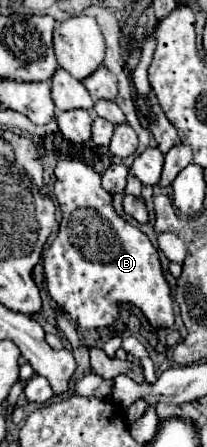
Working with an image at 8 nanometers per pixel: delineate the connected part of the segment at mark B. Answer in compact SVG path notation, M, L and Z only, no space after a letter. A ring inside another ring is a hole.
M78 159L60 160L55 167L53 193L63 213L59 233L49 245L47 255L43 259L43 275L53 301L81 329L101 329L111 325L117 319L117 303L131 303L139 307L153 329L171 329L175 323L175 313L171 289L161 273L159 253L145 233L141 233L137 227L123 221L115 213L113 197L105 193L105 189L101 189L101 175Z

